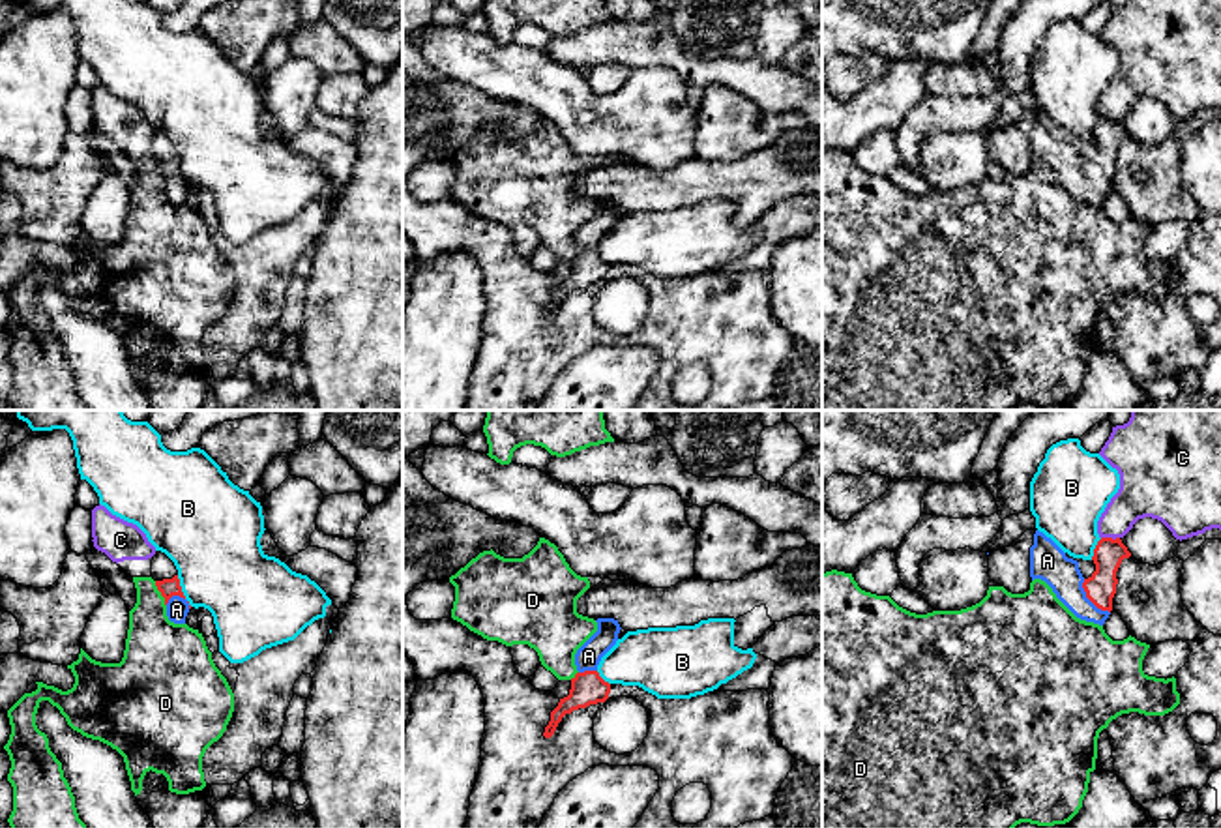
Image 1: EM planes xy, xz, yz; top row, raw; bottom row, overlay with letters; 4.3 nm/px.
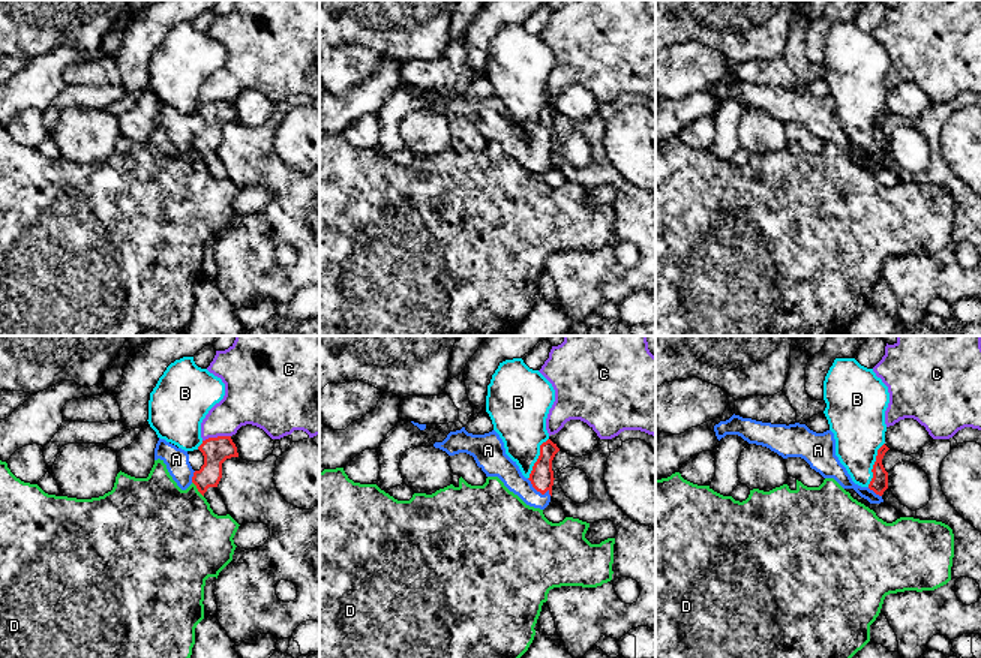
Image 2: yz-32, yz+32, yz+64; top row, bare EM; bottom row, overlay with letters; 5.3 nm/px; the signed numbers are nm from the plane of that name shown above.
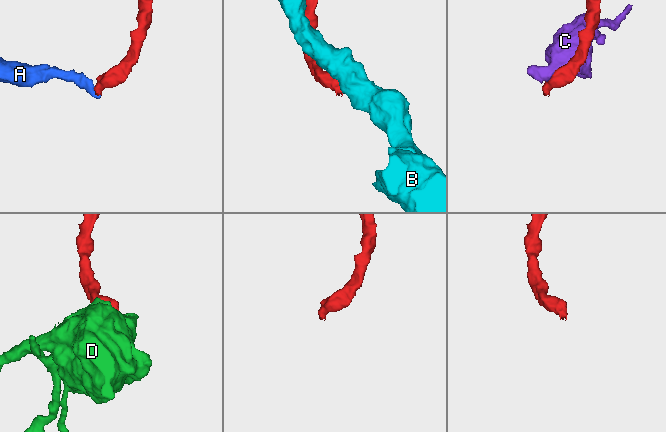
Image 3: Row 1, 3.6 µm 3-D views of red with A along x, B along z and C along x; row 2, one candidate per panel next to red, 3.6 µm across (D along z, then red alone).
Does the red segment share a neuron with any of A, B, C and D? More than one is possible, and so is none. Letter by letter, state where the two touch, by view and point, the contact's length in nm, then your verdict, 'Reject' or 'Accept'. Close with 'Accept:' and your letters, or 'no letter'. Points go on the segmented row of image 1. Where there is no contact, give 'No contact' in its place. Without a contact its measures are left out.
A: Touches red at yz (1090, 600). Shared border 190 nm. Accept
B: Touches red at xy (180, 591). Shared border 150 nm. Reject
C: Touches red at yz (1111, 538). Shared border 80 nm. Reject
D: Touches red at xy (161, 594). Shared border 120 nm. Reject
Accept: A

